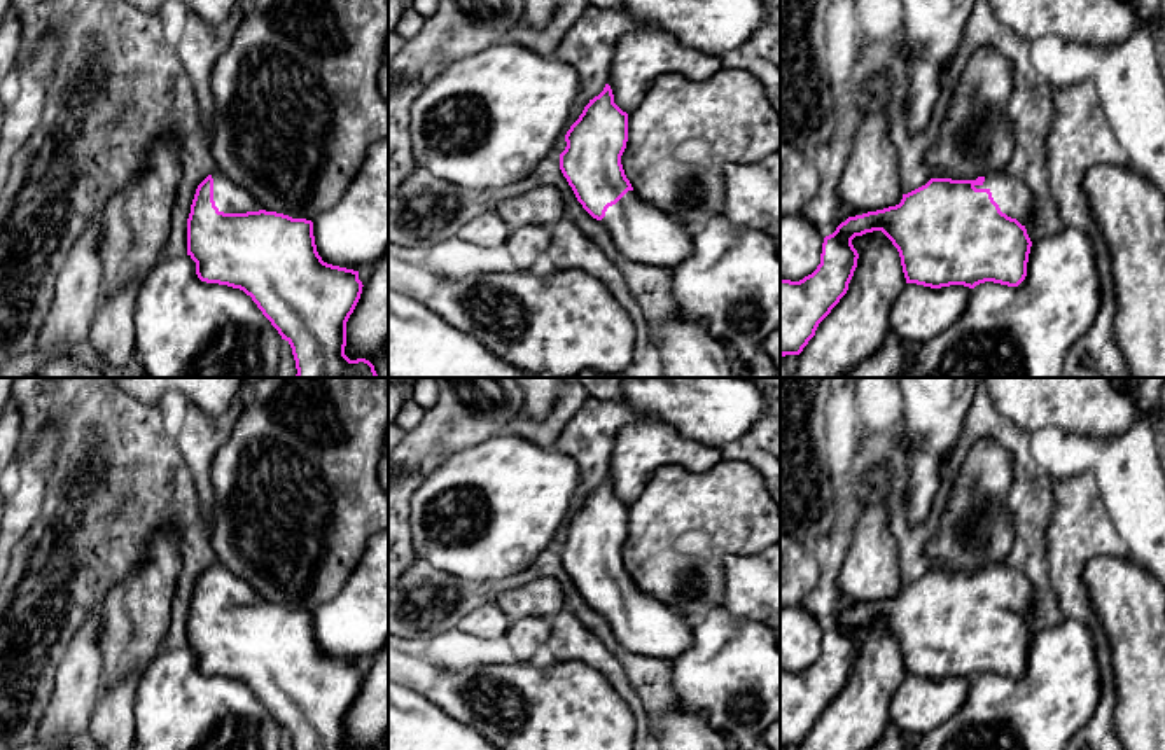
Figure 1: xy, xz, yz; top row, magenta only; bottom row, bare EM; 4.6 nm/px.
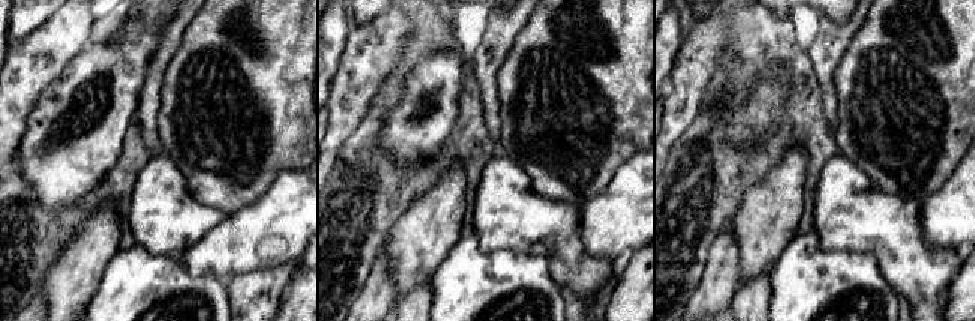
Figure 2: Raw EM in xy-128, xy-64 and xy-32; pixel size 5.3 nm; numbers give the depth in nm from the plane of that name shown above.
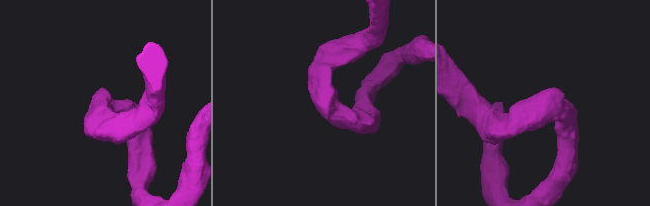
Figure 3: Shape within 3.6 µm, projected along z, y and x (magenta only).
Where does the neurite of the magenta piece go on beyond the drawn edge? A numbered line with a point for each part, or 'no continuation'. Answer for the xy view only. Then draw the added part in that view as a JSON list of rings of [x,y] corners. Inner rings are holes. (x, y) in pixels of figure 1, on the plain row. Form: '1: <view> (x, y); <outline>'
1: xy (231, 590); [[[215,563],[213,570],[213,593],[219,603],[224,605],[247,605],[262,601],[261,594],[240,575],[229,568]]]

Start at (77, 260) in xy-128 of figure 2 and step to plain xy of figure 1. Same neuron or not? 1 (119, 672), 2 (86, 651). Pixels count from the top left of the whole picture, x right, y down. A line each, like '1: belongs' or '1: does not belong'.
1: belongs
2: does not belong

